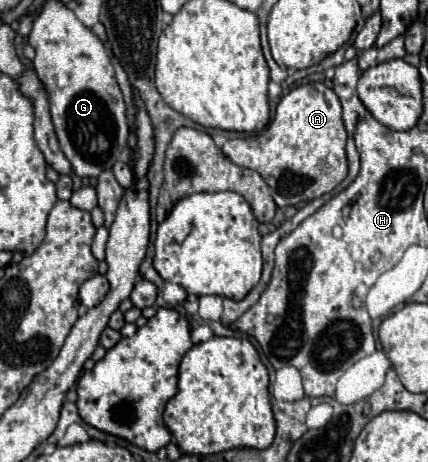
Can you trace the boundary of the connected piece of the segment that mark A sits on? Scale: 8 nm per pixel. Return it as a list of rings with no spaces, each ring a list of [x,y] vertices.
[[[322,82],[302,84],[294,90],[290,90],[286,96],[282,96],[274,120],[268,128],[264,128],[256,136],[246,136],[228,140],[222,146],[222,152],[226,158],[230,158],[234,164],[242,168],[256,170],[264,182],[270,186],[274,202],[284,206],[298,206],[300,202],[308,202],[314,198],[320,198],[326,192],[332,192],[348,174],[348,162],[346,162],[346,130],[342,122],[342,106],[338,96],[332,92],[332,88],[324,86]]]

